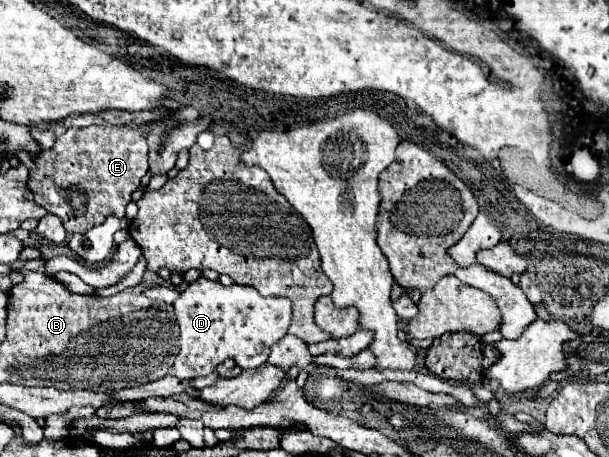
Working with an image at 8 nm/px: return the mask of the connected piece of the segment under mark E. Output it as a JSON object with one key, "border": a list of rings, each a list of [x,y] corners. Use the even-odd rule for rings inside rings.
{"border":[[[89,126],[89,128],[69,128],[61,132],[57,144],[49,150],[41,150],[37,158],[33,158],[35,168],[29,172],[27,188],[33,192],[33,198],[41,208],[49,214],[61,218],[65,230],[69,234],[87,232],[89,228],[101,224],[105,216],[117,214],[125,216],[125,206],[131,202],[131,194],[139,188],[141,178],[147,174],[147,140],[145,132],[137,126]]]}

